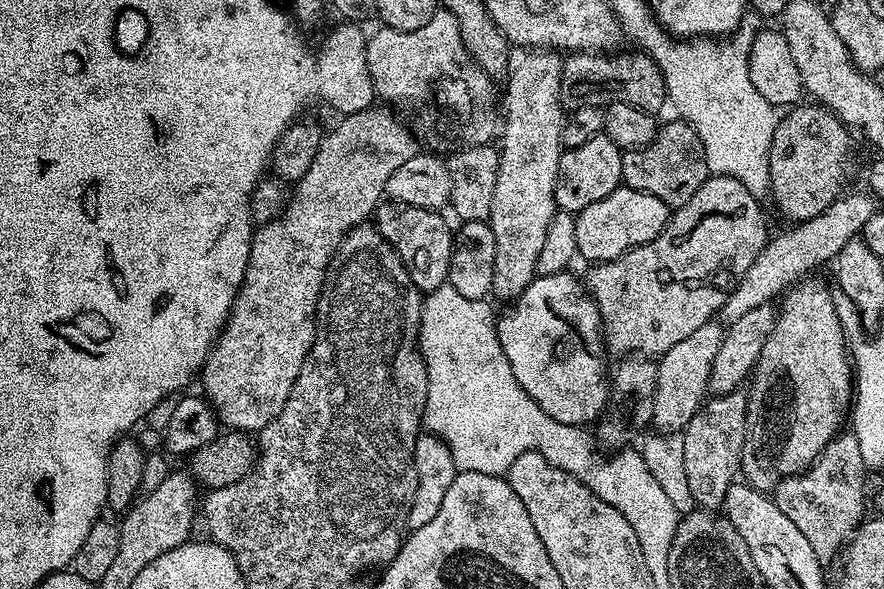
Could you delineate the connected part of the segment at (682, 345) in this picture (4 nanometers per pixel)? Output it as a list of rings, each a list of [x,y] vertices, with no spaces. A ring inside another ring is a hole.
[[[716,322],[698,326],[690,338],[682,338],[666,355],[658,360],[658,383],[654,396],[652,424],[661,433],[679,433],[704,404],[709,395],[708,384],[712,381],[712,370],[716,367],[716,356],[724,341],[725,329]]]

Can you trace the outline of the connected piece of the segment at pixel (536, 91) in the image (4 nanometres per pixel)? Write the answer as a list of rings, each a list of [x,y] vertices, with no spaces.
[[[532,50],[520,65],[513,67],[506,77],[508,89],[504,92],[504,112],[508,117],[502,120],[502,140],[504,148],[499,149],[500,166],[498,182],[494,184],[492,209],[488,215],[488,223],[494,230],[496,254],[494,256],[494,282],[491,295],[503,302],[515,301],[517,296],[536,279],[538,256],[542,254],[542,245],[546,242],[546,234],[550,230],[550,222],[558,211],[556,207],[556,183],[558,182],[558,166],[560,156],[564,153],[564,130],[566,115],[560,105],[560,92],[564,82],[564,60],[552,50]]]

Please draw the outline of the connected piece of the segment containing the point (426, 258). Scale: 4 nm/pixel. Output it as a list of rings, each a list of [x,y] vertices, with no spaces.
[[[395,202],[381,203],[374,213],[374,226],[412,273],[412,285],[424,294],[434,291],[448,279],[454,228],[440,215],[439,211],[430,208],[405,208]]]

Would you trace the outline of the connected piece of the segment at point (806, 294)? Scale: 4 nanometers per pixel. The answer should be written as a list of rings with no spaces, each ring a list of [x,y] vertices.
[[[814,278],[805,279],[795,285],[783,297],[784,305],[779,305],[778,315],[776,317],[776,325],[771,334],[766,338],[766,346],[762,346],[762,354],[758,358],[754,373],[750,378],[752,390],[747,391],[748,398],[748,429],[745,434],[745,446],[741,454],[740,472],[743,479],[751,488],[758,489],[759,492],[765,494],[775,493],[777,486],[788,476],[799,476],[801,472],[805,472],[812,463],[819,458],[822,450],[836,435],[841,431],[842,425],[845,423],[846,417],[850,412],[850,405],[854,399],[854,368],[850,363],[850,348],[844,345],[844,328],[840,325],[840,312],[836,309],[836,304],[832,301],[832,296],[828,293],[828,288],[824,284],[819,284]]]

